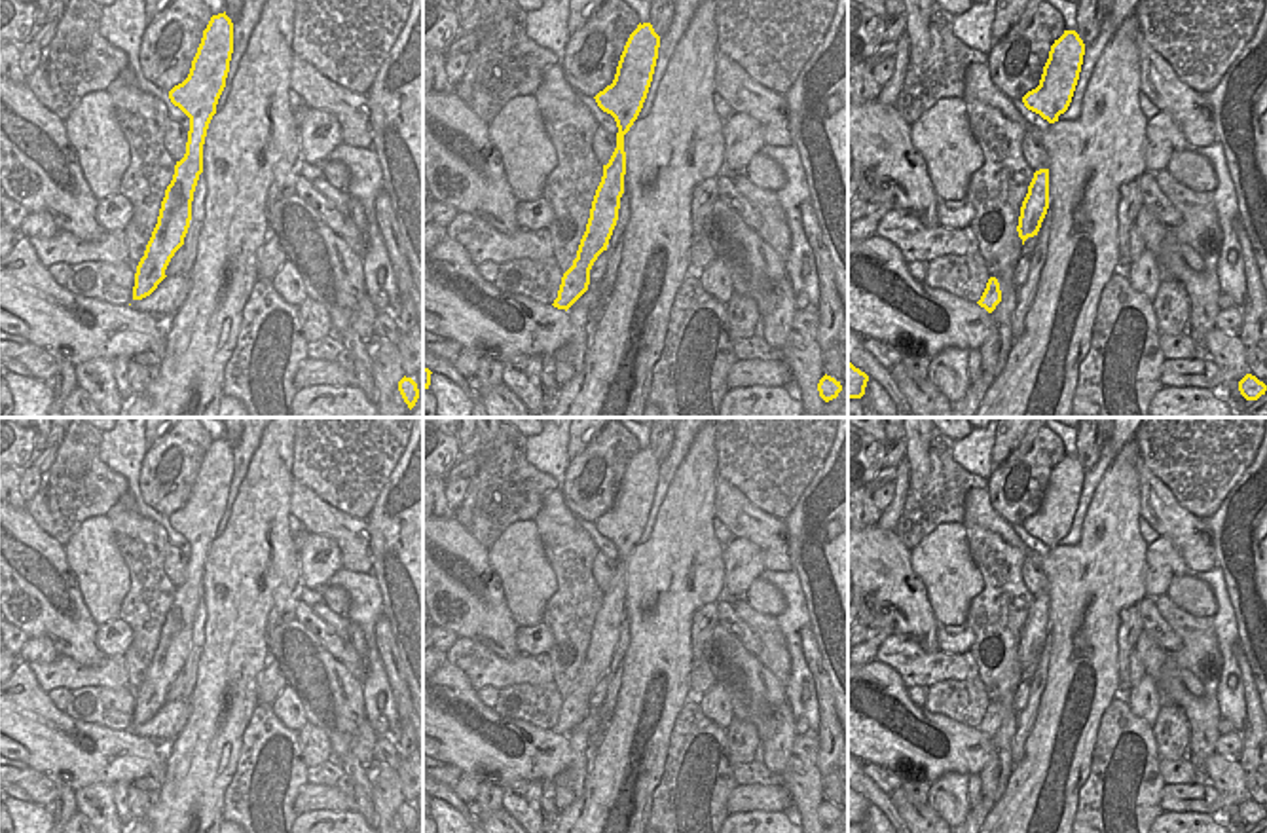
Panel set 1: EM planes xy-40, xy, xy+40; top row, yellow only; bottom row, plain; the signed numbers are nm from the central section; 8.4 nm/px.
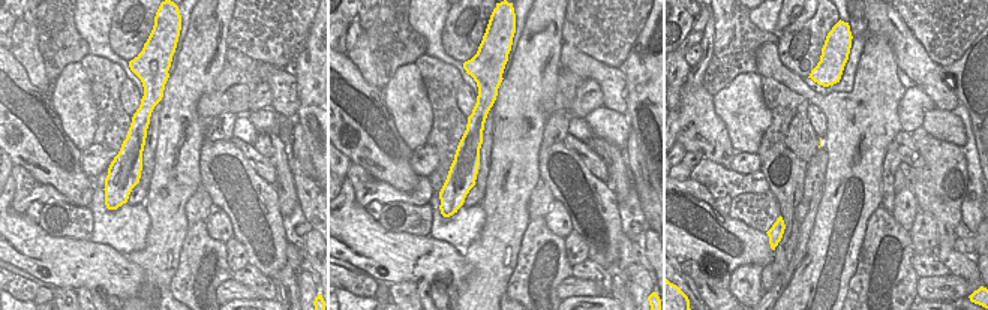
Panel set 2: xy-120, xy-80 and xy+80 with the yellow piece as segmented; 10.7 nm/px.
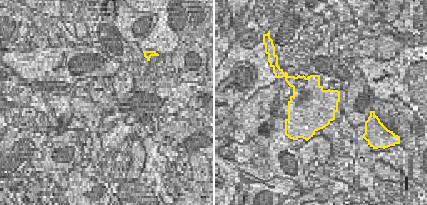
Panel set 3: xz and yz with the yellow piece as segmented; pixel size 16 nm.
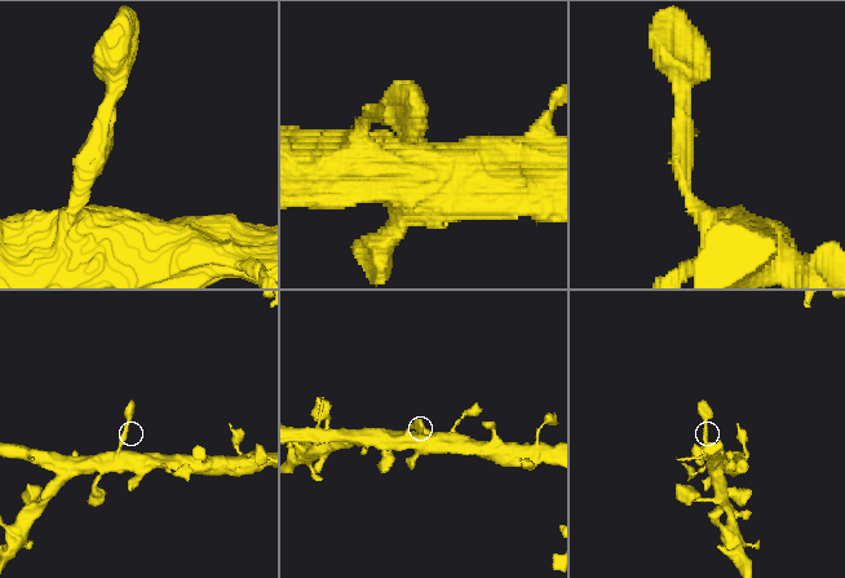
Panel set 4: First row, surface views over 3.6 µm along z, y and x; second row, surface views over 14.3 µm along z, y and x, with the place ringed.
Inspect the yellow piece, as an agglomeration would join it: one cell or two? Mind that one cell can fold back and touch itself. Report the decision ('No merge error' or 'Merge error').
No merge error.

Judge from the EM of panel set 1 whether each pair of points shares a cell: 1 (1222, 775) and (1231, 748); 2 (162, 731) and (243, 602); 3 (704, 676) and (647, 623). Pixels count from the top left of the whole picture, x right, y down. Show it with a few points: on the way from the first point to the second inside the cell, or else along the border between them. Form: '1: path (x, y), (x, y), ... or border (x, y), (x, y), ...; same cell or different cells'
1: border (1216, 752), (1237, 759); different cells
2: border (188, 701), (188, 720), (169, 742); different cells
3: border (693, 659), (691, 689), (685, 699); different cells

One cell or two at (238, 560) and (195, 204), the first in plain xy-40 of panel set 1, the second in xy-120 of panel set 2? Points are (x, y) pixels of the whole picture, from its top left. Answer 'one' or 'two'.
two

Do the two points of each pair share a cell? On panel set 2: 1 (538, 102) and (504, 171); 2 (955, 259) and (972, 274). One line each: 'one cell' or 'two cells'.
1: one cell
2: one cell

